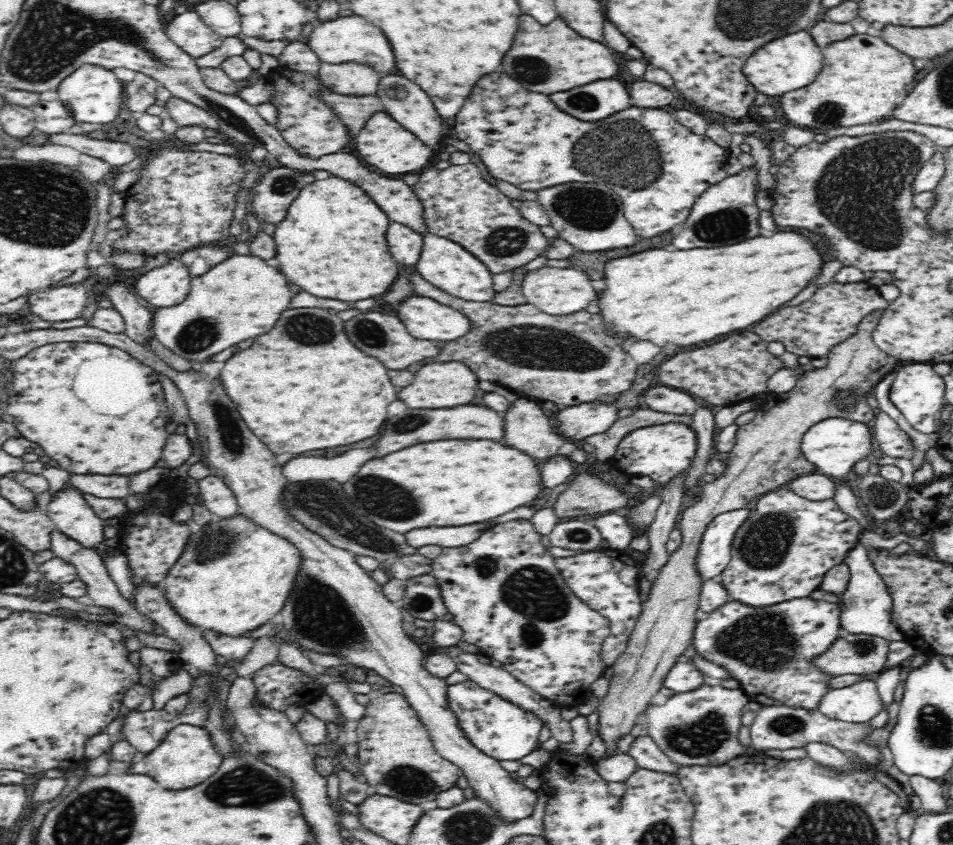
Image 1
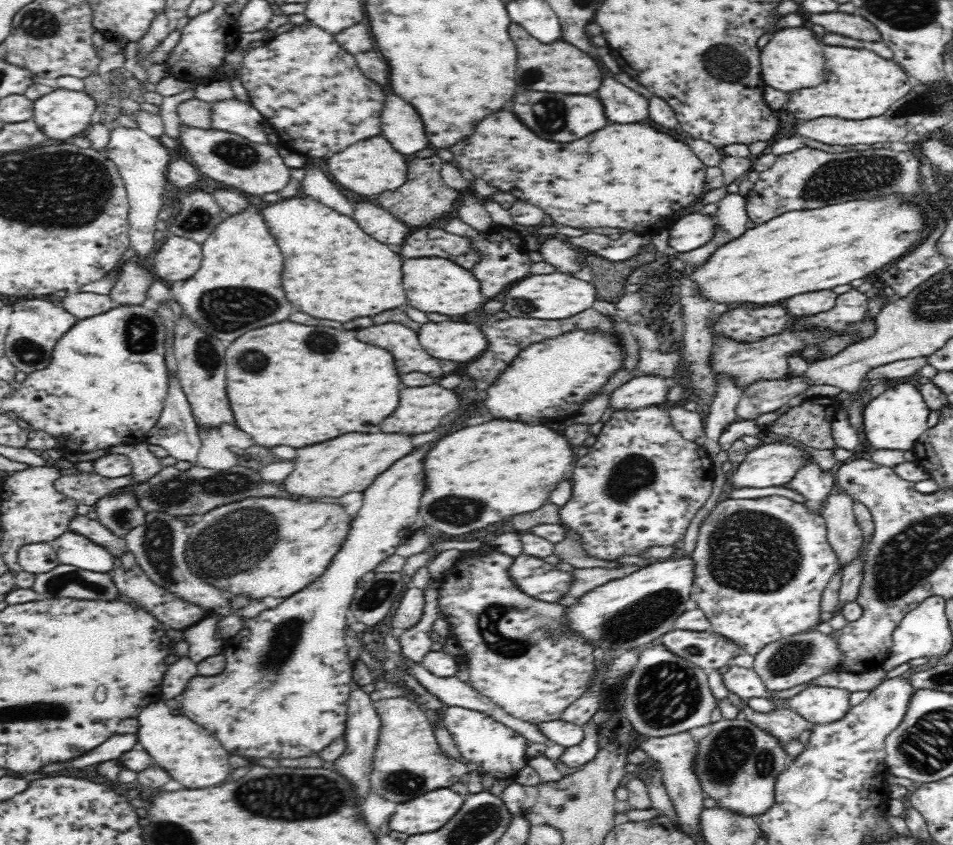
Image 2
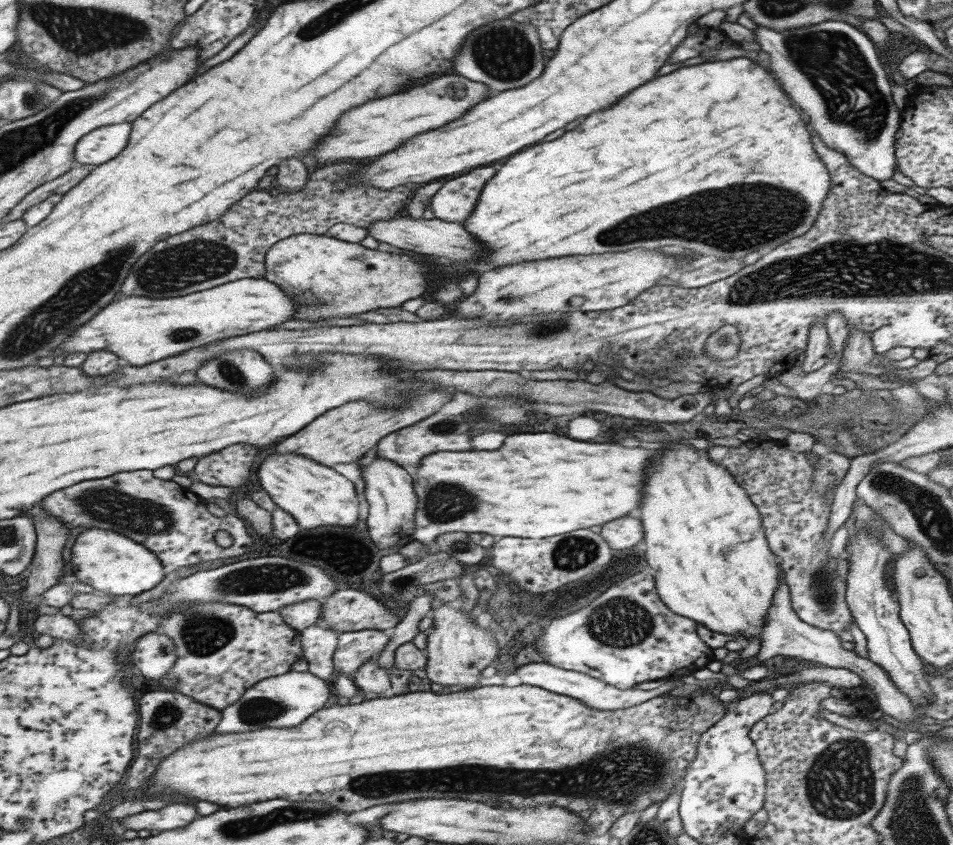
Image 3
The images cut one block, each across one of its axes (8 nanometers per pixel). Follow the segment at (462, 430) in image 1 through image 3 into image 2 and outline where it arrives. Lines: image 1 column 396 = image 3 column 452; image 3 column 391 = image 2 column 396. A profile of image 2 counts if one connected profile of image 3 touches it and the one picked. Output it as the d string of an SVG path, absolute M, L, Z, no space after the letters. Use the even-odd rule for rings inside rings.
M376 432L376 434L344 434L340 438L332 438L330 442L322 442L316 446L306 446L298 450L298 466L296 470L286 478L286 490L292 494L302 494L302 496L342 496L348 492L364 492L378 474L388 470L394 462L400 458L408 456L410 452L416 450L414 438L410 434L386 434L386 432Z

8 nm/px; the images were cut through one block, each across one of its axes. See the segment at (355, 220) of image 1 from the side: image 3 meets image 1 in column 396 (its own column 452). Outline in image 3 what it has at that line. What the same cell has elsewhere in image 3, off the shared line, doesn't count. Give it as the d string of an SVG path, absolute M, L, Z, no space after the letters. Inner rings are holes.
M731 58L721 62L701 63L697 66L679 68L667 76L659 76L657 80L649 80L637 90L629 92L621 102L613 104L609 110L601 110L597 114L589 114L583 122L571 130L565 131L561 137L551 141L541 141L508 157L503 166L495 172L495 176L483 186L479 194L477 206L473 214L467 218L465 230L473 234L477 240L485 244L491 256L477 262L477 266L459 266L449 264L443 266L443 276L457 278L467 270L481 270L487 266L503 266L503 264L517 264L525 260L543 260L543 258L557 258L557 256L573 256L573 254L603 254L603 252L623 252L631 248L667 248L688 249L699 254L704 260L727 260L728 258L742 259L749 252L770 250L805 234L815 222L822 202L832 188L829 173L822 160L813 148L810 134L801 120L799 112L789 104L789 98L781 92L779 84L775 82L773 74L765 68L753 64L749 58Z

